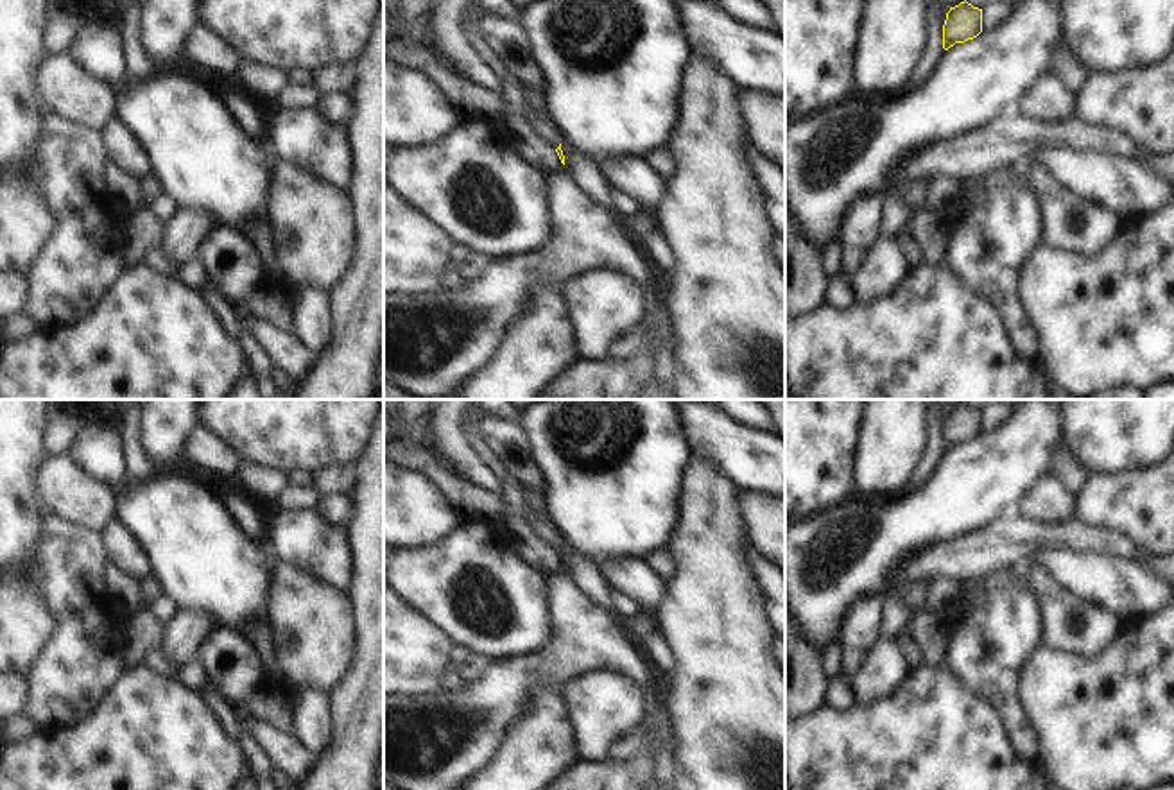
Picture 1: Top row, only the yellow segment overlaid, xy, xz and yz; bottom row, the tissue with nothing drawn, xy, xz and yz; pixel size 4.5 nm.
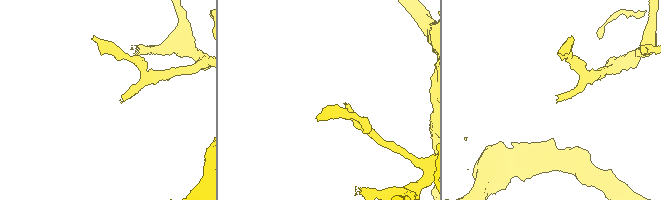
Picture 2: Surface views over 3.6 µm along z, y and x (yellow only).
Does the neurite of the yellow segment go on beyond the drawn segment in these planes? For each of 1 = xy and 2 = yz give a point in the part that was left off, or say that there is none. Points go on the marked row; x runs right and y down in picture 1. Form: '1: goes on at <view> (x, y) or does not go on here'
1: does not go on here
2: does not go on here

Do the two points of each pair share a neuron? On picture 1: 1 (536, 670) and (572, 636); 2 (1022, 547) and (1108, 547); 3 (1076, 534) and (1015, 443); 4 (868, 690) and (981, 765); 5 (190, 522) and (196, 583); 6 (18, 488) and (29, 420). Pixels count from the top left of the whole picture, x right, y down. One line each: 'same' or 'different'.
1: same
2: same
3: different
4: different
5: same
6: same

